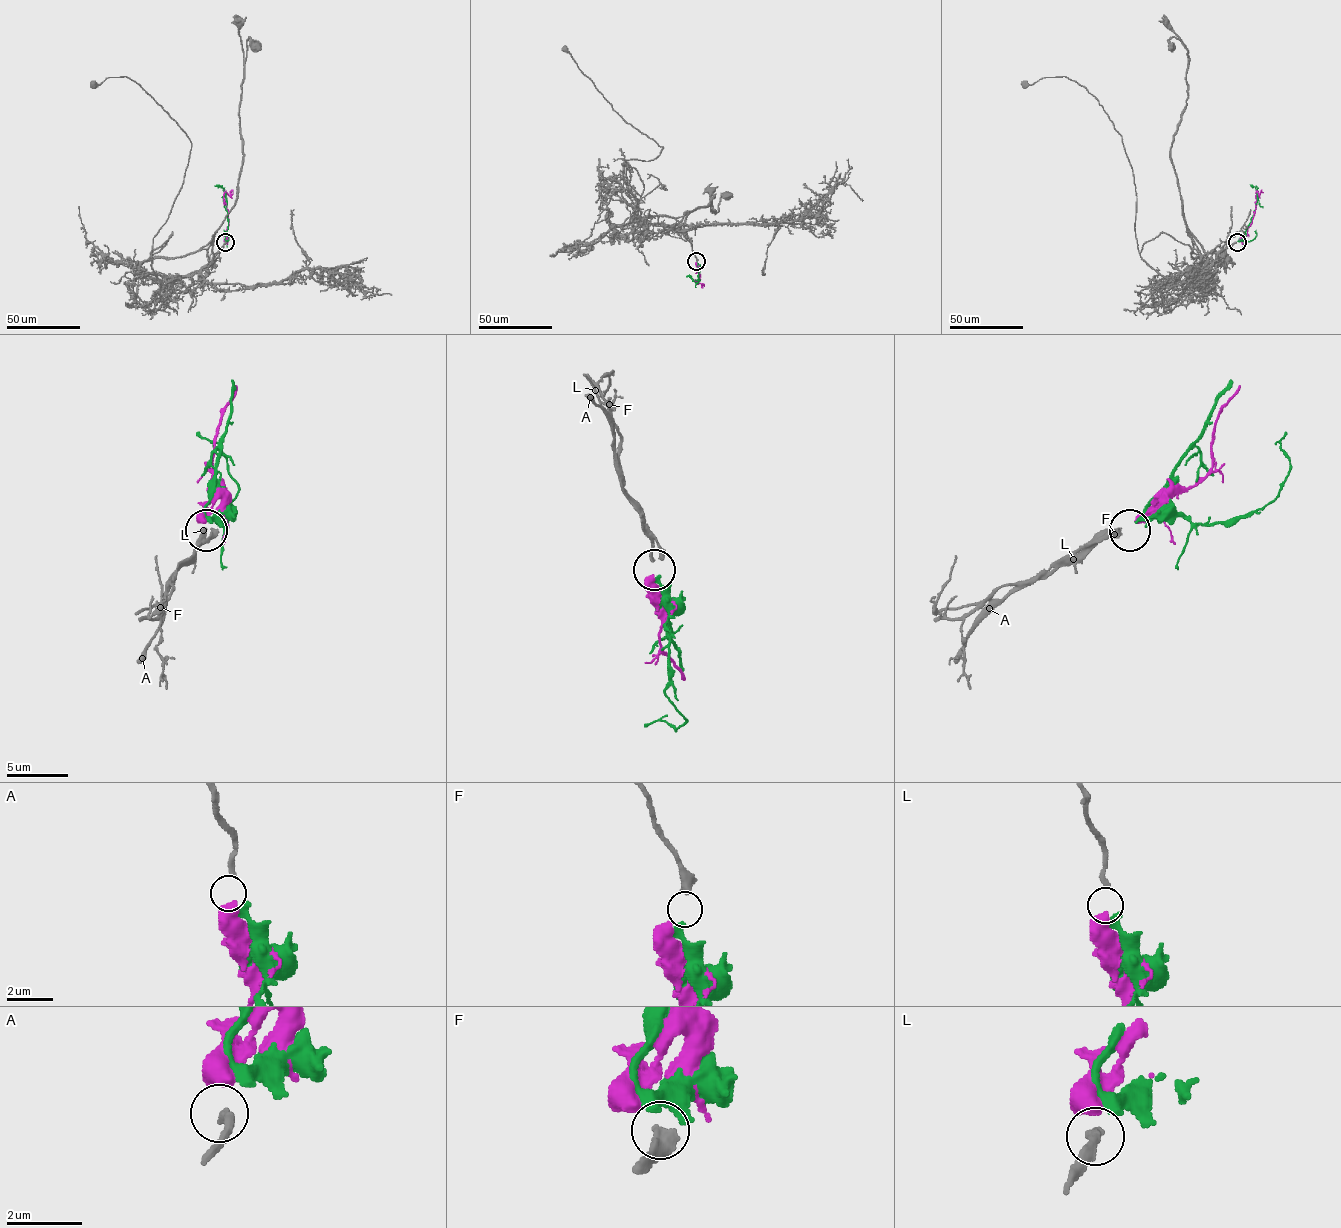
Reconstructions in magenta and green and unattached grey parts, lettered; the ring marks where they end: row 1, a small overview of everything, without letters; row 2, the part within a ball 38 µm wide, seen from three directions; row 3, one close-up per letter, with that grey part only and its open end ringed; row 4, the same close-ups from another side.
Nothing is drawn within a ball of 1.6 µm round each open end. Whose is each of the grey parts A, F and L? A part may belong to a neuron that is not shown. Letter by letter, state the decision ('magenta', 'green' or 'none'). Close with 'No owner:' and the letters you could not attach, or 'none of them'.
A: none
F: green
L: magenta
No owner: A

